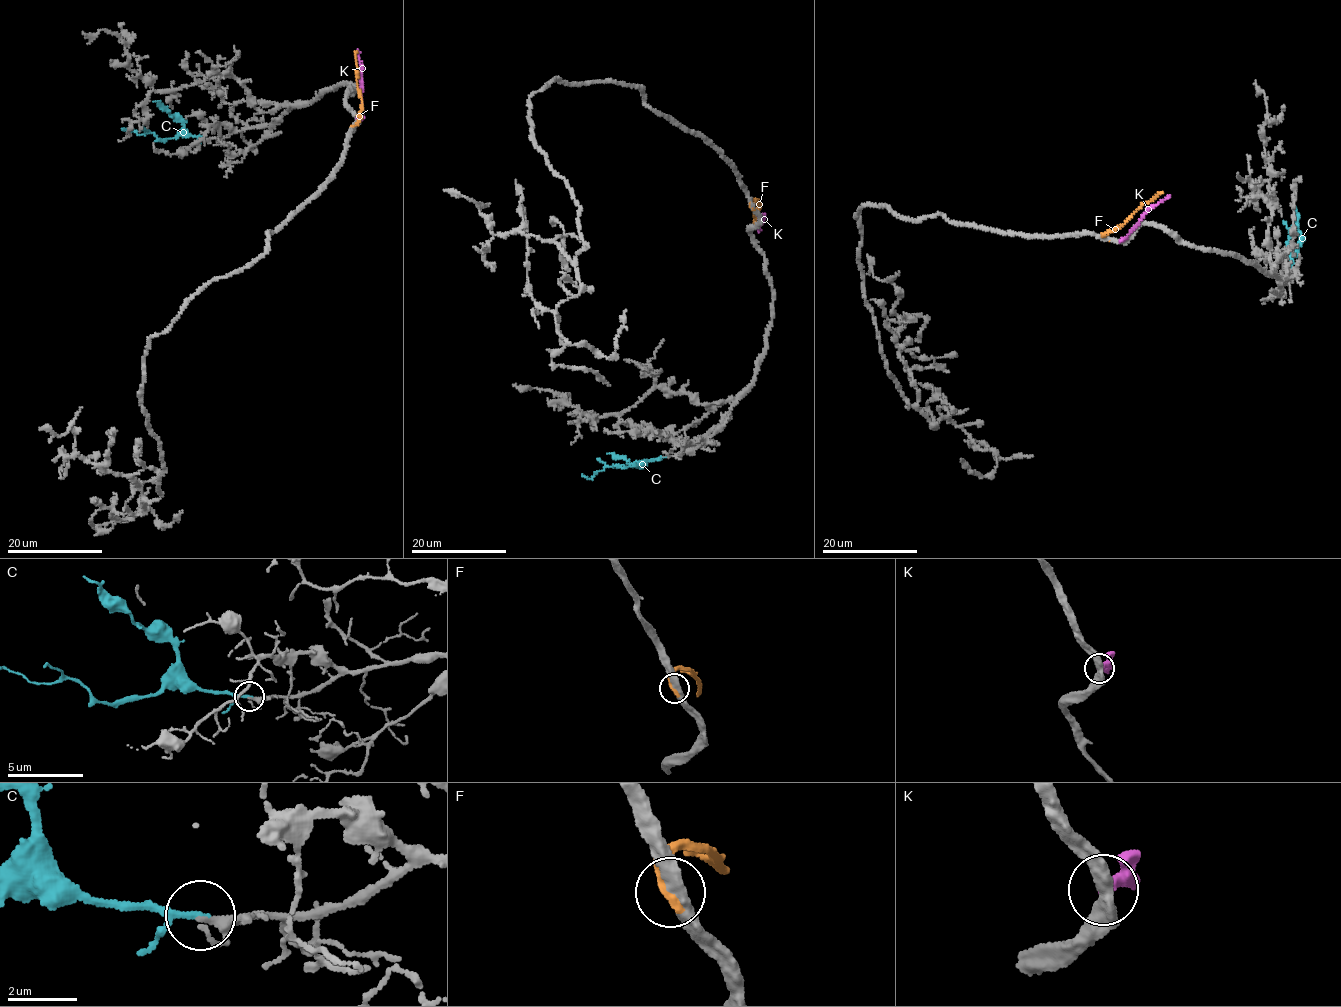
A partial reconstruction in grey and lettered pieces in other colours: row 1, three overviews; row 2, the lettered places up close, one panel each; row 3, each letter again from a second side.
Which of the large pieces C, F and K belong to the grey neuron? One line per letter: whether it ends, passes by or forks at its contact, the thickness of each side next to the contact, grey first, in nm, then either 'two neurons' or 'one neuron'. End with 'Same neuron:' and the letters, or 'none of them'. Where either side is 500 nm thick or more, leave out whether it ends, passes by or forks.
C: it passes by; calibres 160 and 150 nm; one neuron
F: it ends; calibres 440 and 320 nm; one neuron
K: it passes by; calibres 440 and 240 nm; two neurons
Same neuron: C, F

